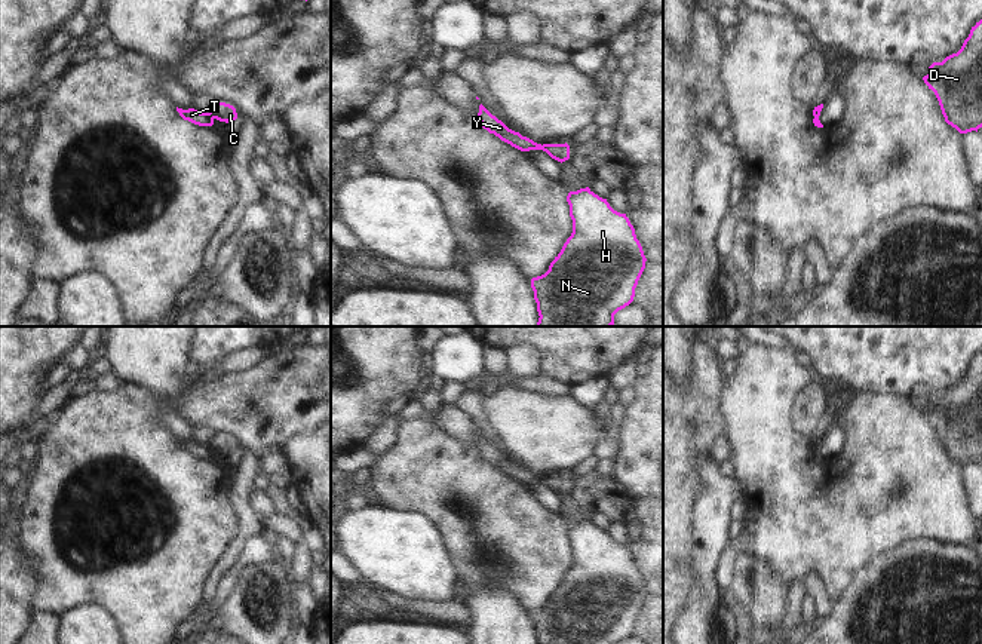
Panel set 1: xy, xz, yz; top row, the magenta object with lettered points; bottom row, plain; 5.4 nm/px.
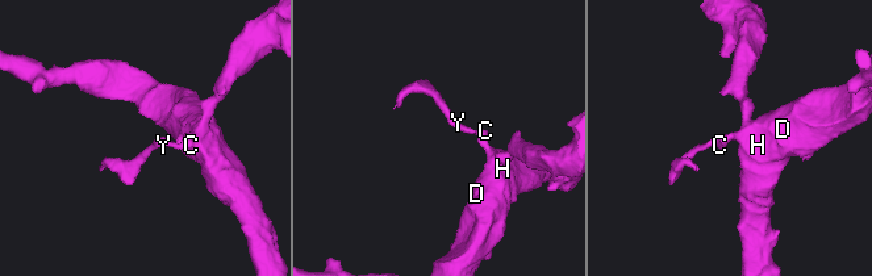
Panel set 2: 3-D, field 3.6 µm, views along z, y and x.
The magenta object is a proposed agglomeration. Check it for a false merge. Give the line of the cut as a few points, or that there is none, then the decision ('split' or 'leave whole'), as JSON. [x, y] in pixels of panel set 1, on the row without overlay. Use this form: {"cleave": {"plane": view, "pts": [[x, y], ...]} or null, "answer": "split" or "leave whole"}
{"cleave": {"plane": "xy", "pts": [[208, 445], [212, 451]]}, "answer": "split"}

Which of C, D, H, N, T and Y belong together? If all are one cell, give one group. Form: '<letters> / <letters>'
C D H N / T Y

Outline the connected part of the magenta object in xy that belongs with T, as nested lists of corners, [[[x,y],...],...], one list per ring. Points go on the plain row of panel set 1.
[[[177,439],[177,444],[179,445],[179,448],[184,453],[188,453],[194,457],[199,457],[199,459],[212,459],[214,457],[214,451],[209,448],[209,445],[200,445],[194,441],[182,442],[178,439]]]

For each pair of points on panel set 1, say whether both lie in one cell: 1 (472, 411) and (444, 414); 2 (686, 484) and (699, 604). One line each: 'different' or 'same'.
1: different
2: different

